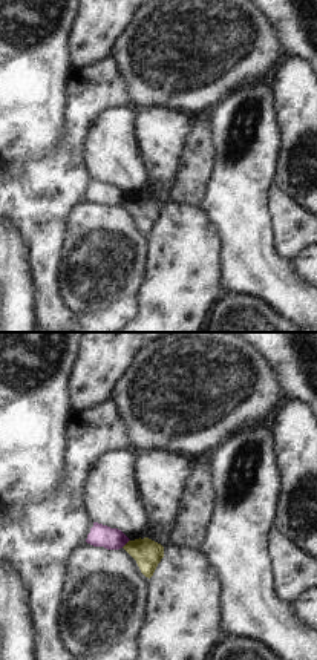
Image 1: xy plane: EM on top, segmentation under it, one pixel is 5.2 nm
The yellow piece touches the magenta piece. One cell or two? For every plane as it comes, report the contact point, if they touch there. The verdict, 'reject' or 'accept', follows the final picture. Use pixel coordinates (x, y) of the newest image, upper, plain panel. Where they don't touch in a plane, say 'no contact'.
contact (126, 201)

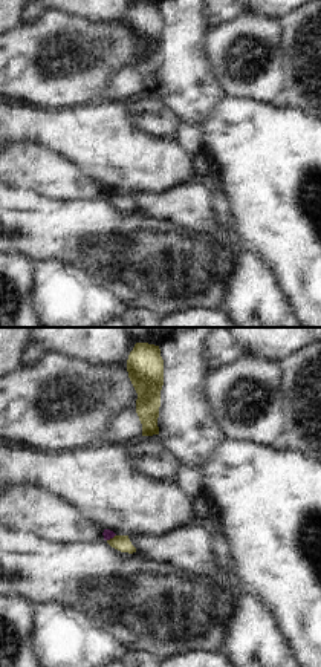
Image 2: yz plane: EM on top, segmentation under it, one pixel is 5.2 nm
contact (110, 196)

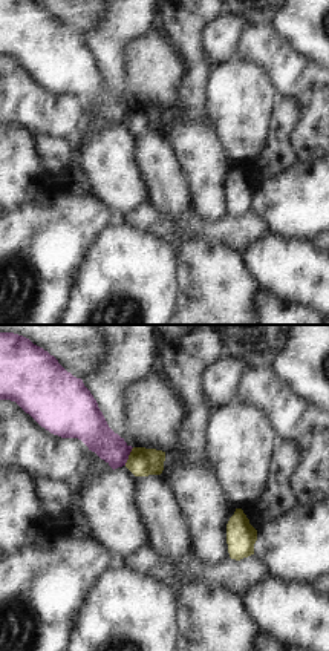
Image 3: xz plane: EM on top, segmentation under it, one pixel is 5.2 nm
contact (129, 114)

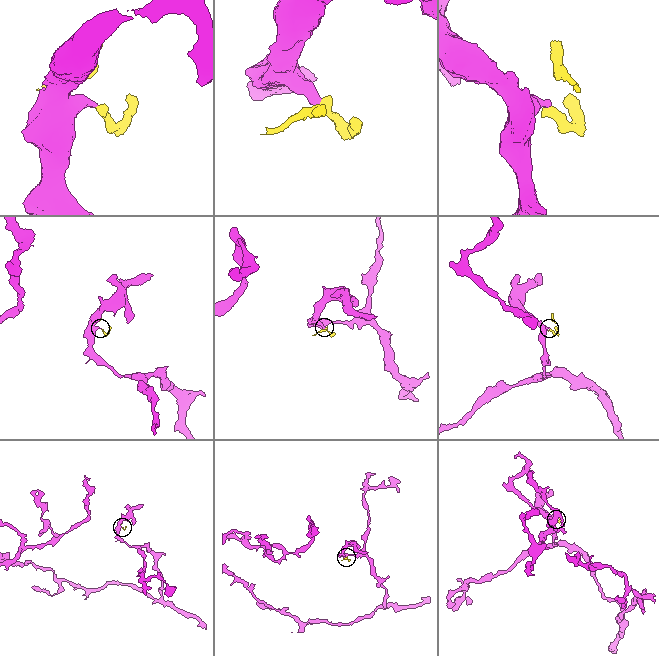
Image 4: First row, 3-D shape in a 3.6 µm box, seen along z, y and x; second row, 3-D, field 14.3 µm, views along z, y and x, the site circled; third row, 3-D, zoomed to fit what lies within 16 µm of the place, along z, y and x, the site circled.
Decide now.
reject

